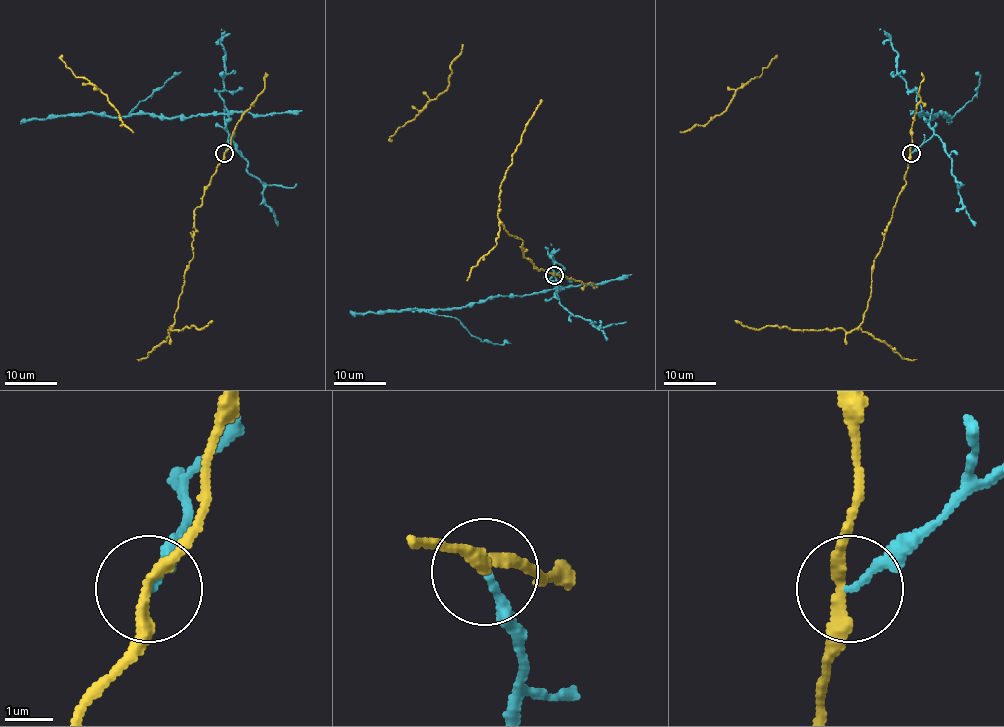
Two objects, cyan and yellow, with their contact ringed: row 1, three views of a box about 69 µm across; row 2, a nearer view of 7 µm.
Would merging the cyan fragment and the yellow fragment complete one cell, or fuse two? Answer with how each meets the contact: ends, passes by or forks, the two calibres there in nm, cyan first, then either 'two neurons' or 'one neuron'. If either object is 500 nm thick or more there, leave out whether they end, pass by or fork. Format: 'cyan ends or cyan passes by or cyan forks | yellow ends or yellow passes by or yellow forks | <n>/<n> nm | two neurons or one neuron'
cyan ends | yellow passes by | 160/240 nm | two neurons

